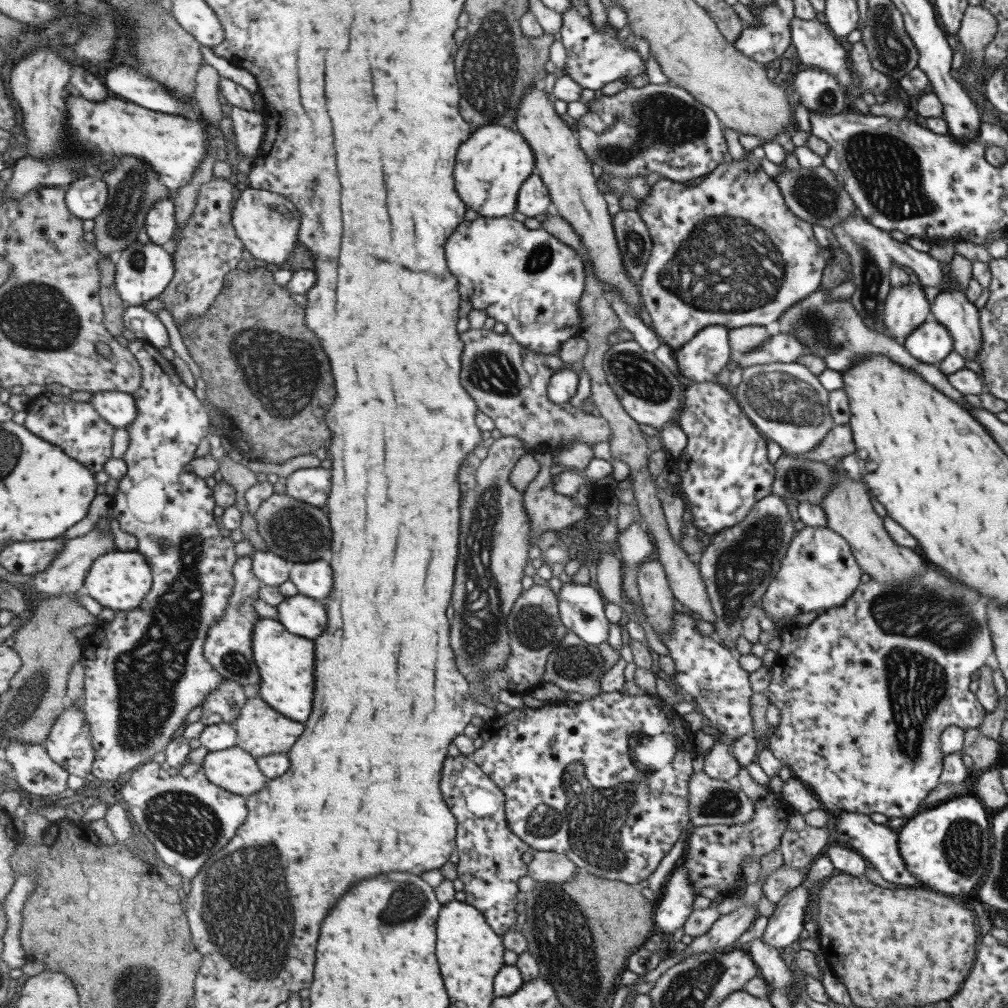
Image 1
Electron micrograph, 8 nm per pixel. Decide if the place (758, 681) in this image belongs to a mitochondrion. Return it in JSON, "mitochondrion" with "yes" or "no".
{"mitochondrion":"no"}

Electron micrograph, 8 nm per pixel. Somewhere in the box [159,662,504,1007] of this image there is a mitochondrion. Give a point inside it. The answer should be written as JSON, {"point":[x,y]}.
{"point":[247,916]}

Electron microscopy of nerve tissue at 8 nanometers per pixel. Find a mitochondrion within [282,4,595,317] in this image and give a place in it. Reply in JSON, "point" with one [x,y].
{"point":[490,71]}

